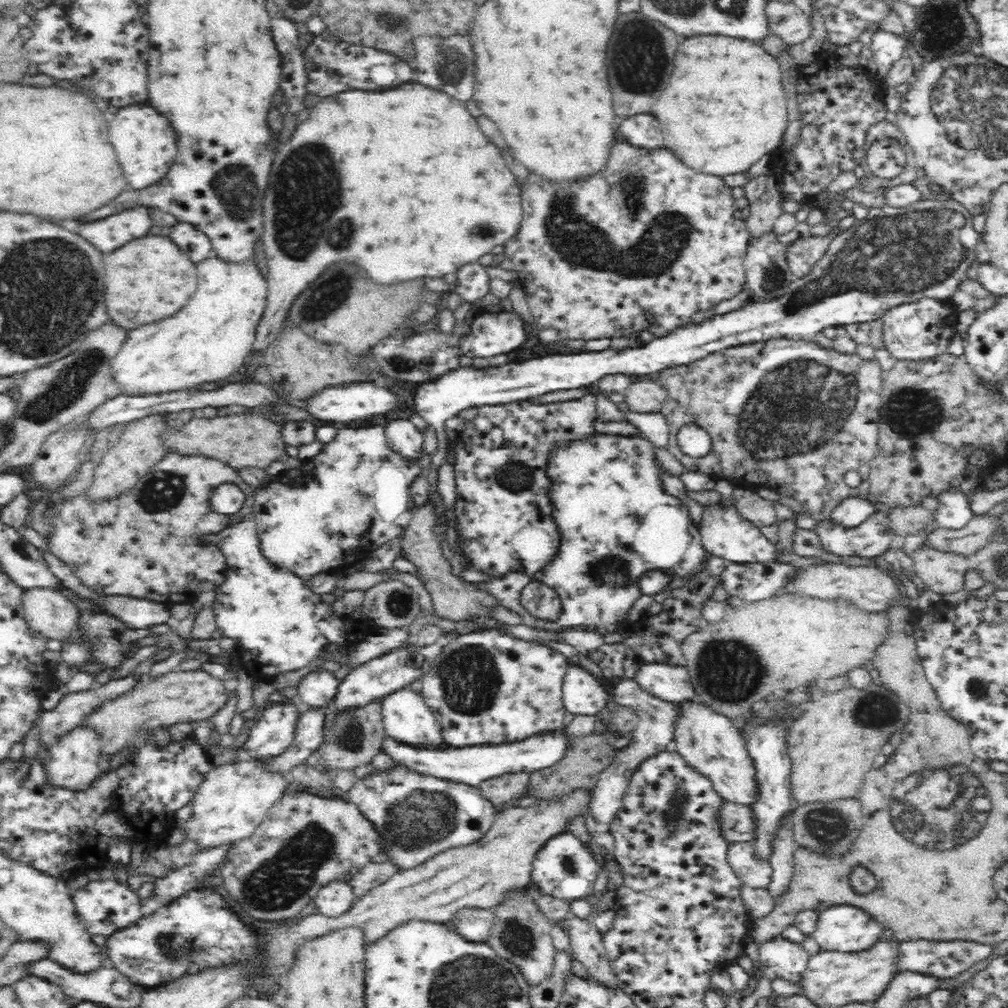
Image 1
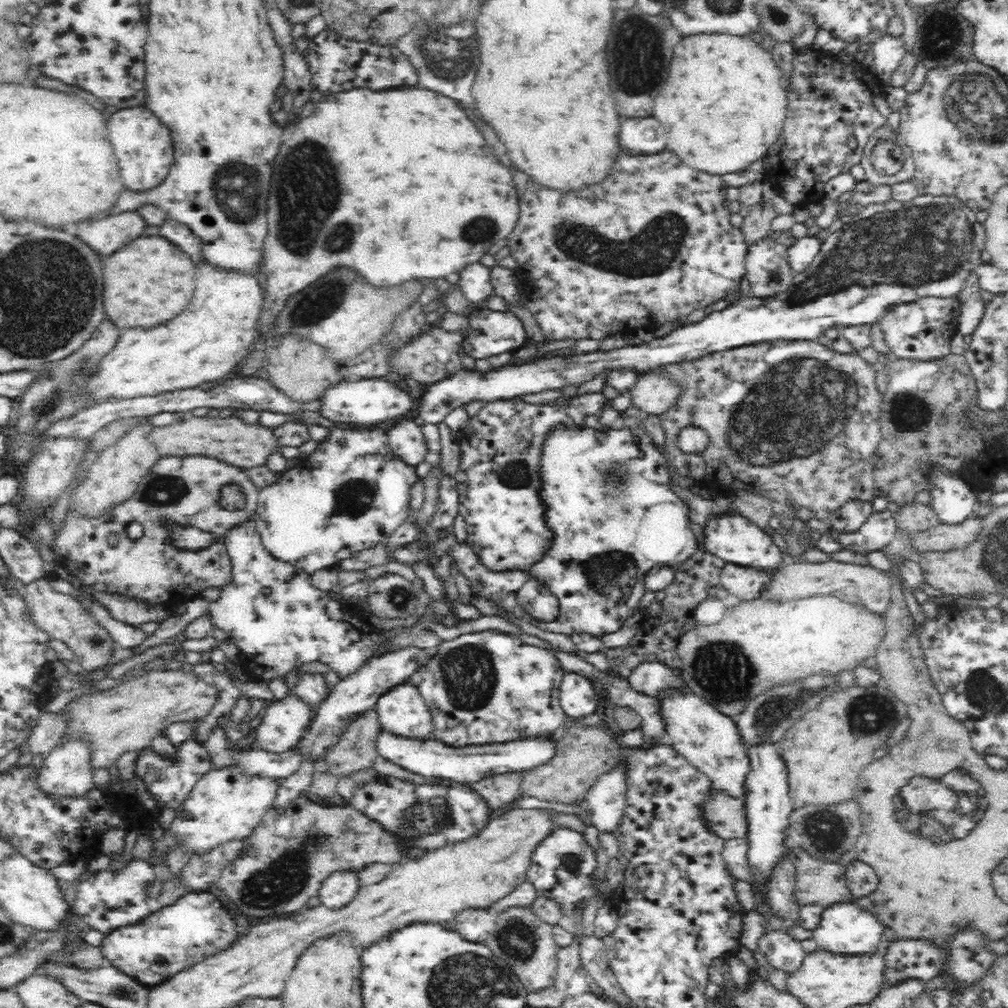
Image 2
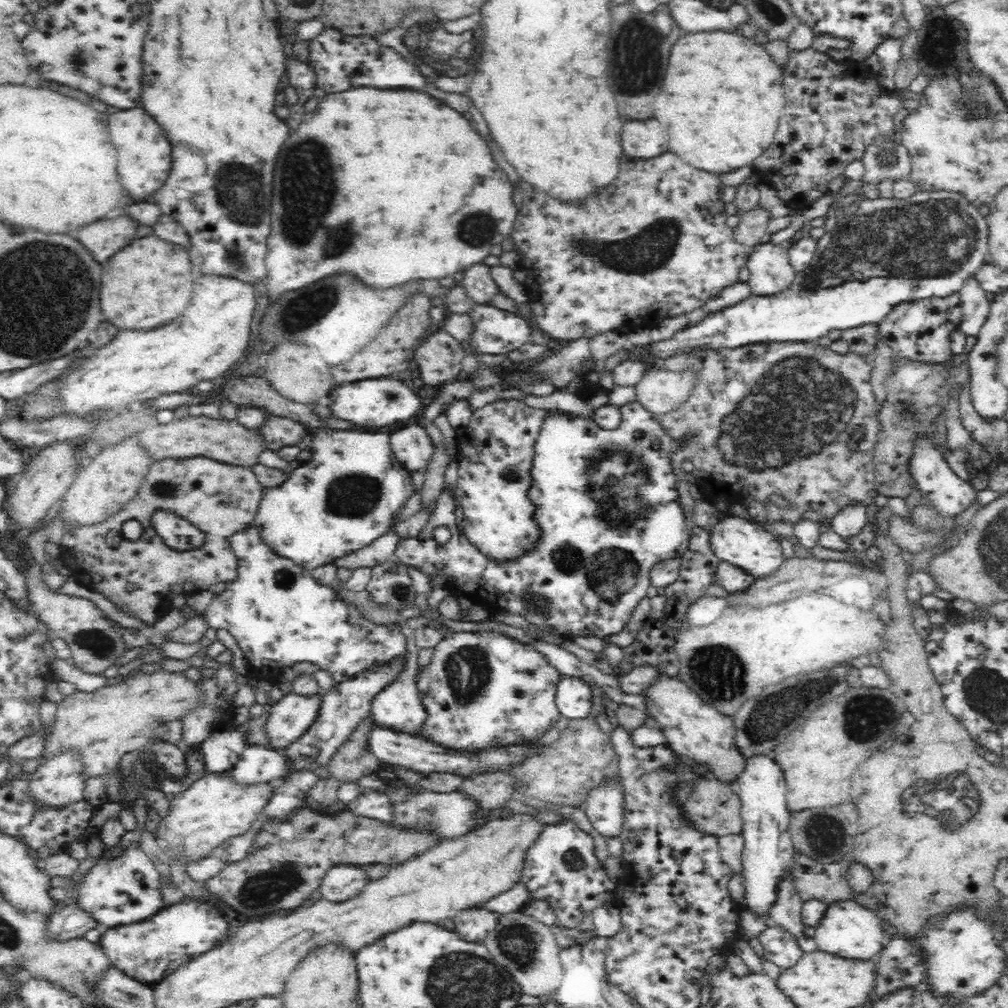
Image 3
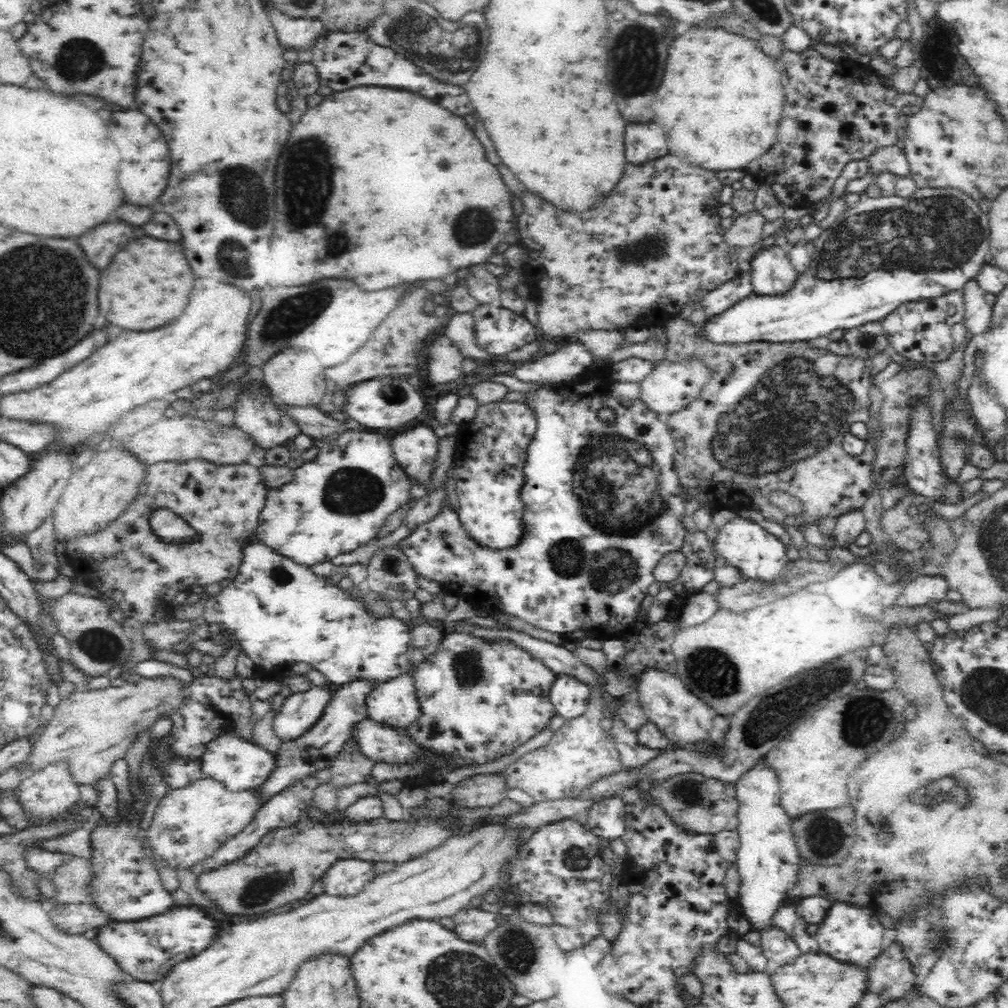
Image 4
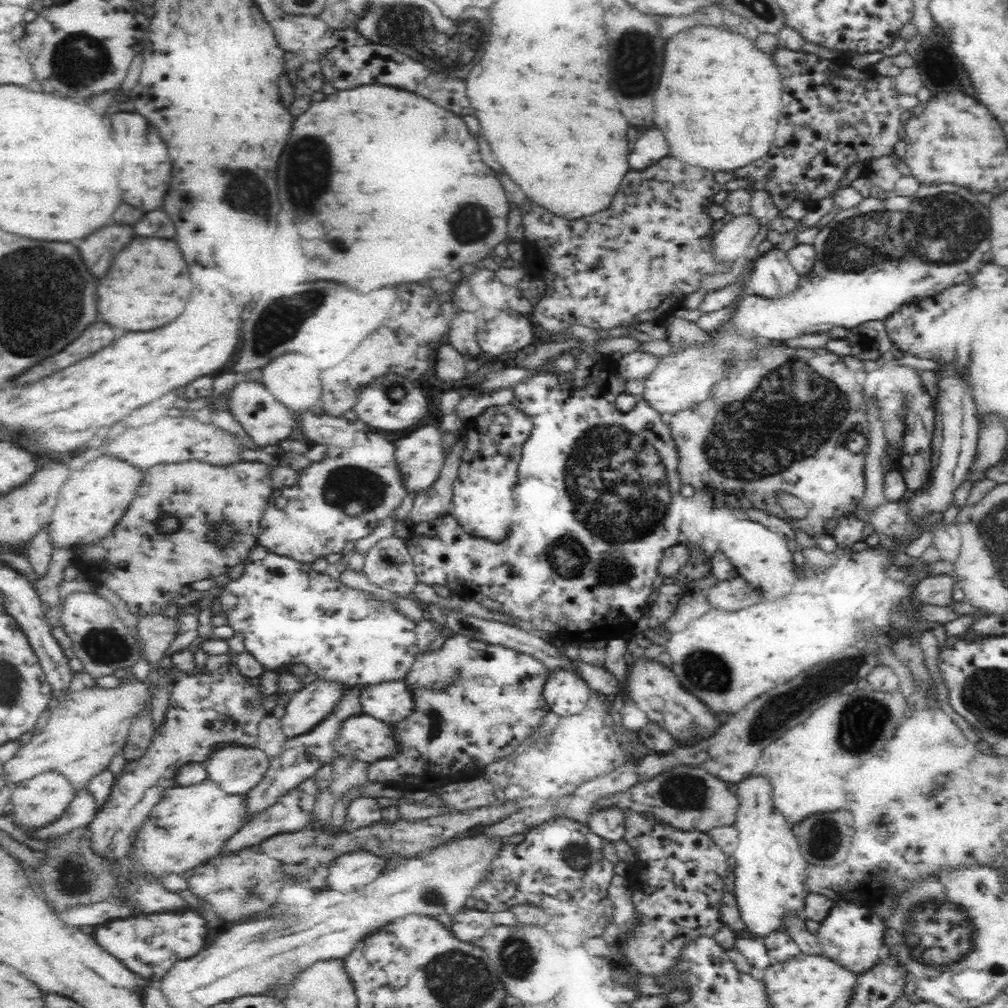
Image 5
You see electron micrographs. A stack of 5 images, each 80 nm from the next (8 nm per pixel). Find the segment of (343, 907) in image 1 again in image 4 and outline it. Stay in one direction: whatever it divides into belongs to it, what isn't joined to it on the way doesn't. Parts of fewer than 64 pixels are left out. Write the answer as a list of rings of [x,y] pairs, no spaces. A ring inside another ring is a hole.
[[[338,859],[327,870],[327,873],[332,876],[332,880],[330,880],[332,890],[328,886],[328,890],[321,891],[336,895],[336,886],[338,886],[338,880],[340,880],[344,886],[352,886],[352,892],[354,892],[356,888],[362,888],[362,886],[366,886],[366,884],[372,882],[373,878],[376,877],[375,868],[376,861],[372,859]]]

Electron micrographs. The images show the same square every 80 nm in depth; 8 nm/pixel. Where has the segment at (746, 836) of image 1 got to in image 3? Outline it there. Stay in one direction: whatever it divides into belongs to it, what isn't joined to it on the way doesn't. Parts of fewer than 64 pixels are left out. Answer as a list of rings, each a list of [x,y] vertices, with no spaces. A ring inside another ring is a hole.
[[[696,777],[695,781],[680,781],[669,792],[669,800],[679,810],[686,822],[698,832],[712,834],[716,837],[741,832],[741,802],[735,793],[734,785],[718,778]]]

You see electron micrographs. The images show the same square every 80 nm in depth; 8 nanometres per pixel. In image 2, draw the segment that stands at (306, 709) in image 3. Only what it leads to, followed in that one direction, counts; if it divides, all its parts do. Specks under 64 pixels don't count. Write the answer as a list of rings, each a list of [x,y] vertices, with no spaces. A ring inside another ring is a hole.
[[[294,694],[268,703],[261,714],[262,722],[255,728],[253,746],[265,755],[292,749],[316,716],[316,708]]]

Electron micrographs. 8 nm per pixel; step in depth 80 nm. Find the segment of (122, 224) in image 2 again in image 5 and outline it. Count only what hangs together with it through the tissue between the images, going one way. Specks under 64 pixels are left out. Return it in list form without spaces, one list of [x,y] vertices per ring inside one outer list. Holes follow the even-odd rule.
[[[106,226],[80,242],[78,252],[82,262],[86,262],[88,272],[98,278],[108,270],[112,258],[128,244],[128,240],[132,240],[130,226]]]

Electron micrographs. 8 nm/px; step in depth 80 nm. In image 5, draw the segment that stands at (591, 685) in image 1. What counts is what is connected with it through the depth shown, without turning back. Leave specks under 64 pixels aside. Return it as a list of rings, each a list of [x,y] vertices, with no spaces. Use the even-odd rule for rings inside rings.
[[[564,667],[549,670],[542,687],[551,718],[580,713],[590,702],[591,693],[581,676]]]

